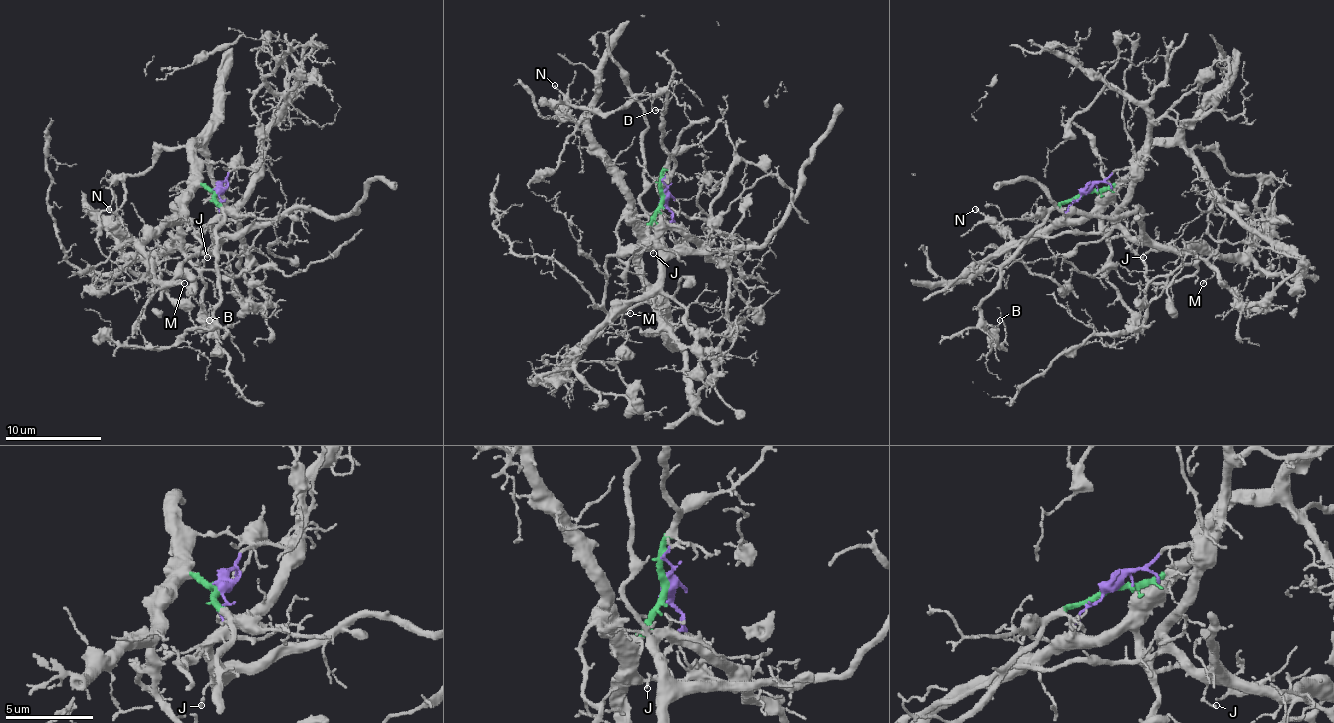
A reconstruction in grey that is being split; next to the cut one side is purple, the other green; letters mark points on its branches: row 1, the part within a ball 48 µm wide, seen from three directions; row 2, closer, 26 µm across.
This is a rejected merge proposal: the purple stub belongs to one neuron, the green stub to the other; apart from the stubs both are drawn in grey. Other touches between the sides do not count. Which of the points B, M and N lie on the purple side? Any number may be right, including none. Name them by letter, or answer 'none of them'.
M

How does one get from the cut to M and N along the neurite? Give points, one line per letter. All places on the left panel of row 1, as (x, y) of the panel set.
M: (218, 190), (233, 171), (254, 173), (249, 190), (216, 219), (213, 245), (165, 255), (165, 269), (184, 284)
N: (218, 190), (201, 185), (196, 187), (175, 219), (143, 241), (134, 241), (122, 228), (122, 221), (108, 209)

